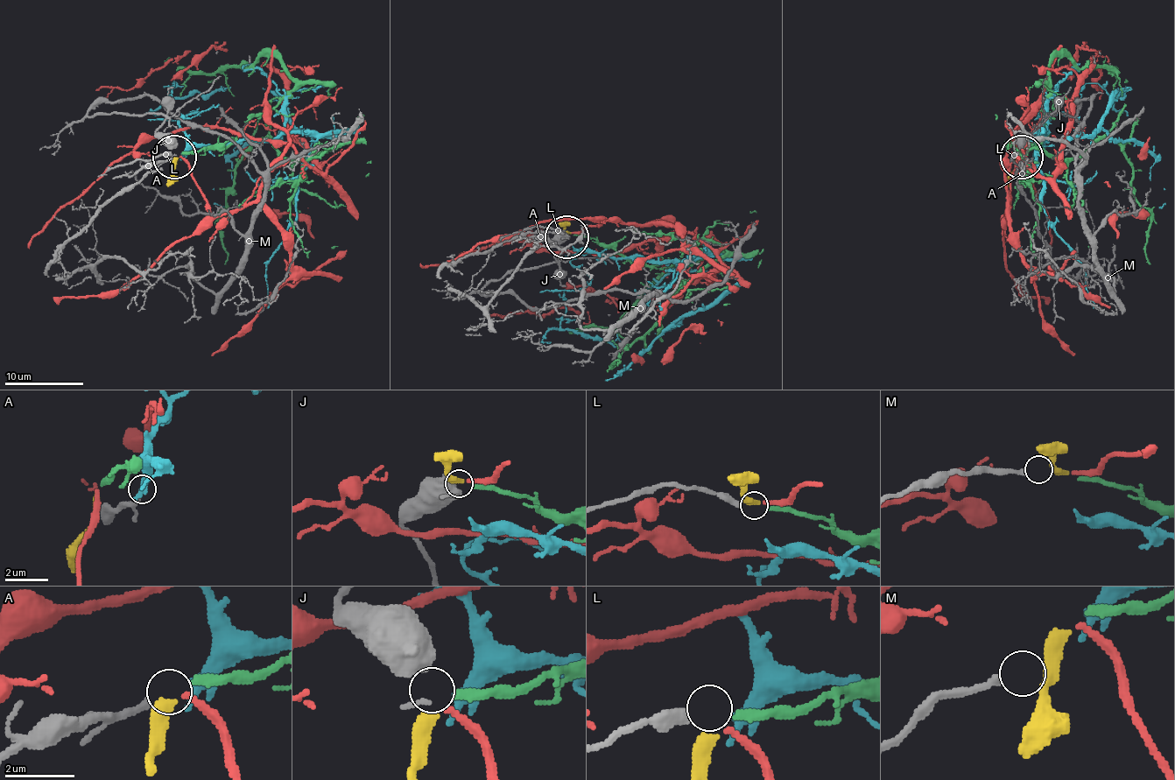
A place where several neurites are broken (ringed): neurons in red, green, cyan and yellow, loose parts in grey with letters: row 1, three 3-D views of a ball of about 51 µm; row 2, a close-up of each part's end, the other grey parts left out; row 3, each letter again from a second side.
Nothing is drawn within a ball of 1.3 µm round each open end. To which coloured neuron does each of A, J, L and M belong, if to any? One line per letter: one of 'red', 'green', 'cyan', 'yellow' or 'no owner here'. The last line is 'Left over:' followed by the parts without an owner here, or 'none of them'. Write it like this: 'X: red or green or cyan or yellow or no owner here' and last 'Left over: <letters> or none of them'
A: cyan
J: red
L: green
M: no owner here
Left over: M

